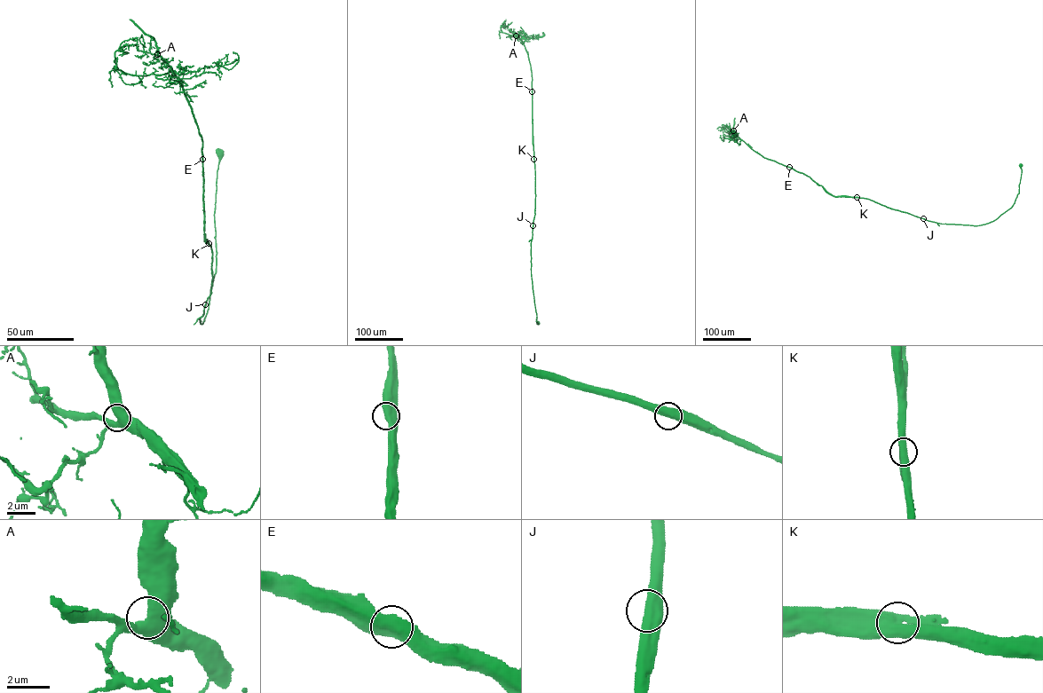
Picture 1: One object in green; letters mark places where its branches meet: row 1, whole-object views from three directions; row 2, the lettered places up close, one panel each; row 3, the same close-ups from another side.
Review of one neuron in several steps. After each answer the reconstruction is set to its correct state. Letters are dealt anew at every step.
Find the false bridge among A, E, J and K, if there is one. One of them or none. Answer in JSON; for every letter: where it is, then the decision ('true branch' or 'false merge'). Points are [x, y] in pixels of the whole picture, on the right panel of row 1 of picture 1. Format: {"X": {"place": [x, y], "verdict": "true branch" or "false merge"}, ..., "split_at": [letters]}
{"A": {"place": [733, 130], "verdict": "true branch"}, "E": {"place": [789, 167], "verdict": "true branch"}, "J": {"place": [923, 218], "verdict": "true branch"}, "K": {"place": [857, 197], "verdict": "false merge"}, "split_at": ["K"]}

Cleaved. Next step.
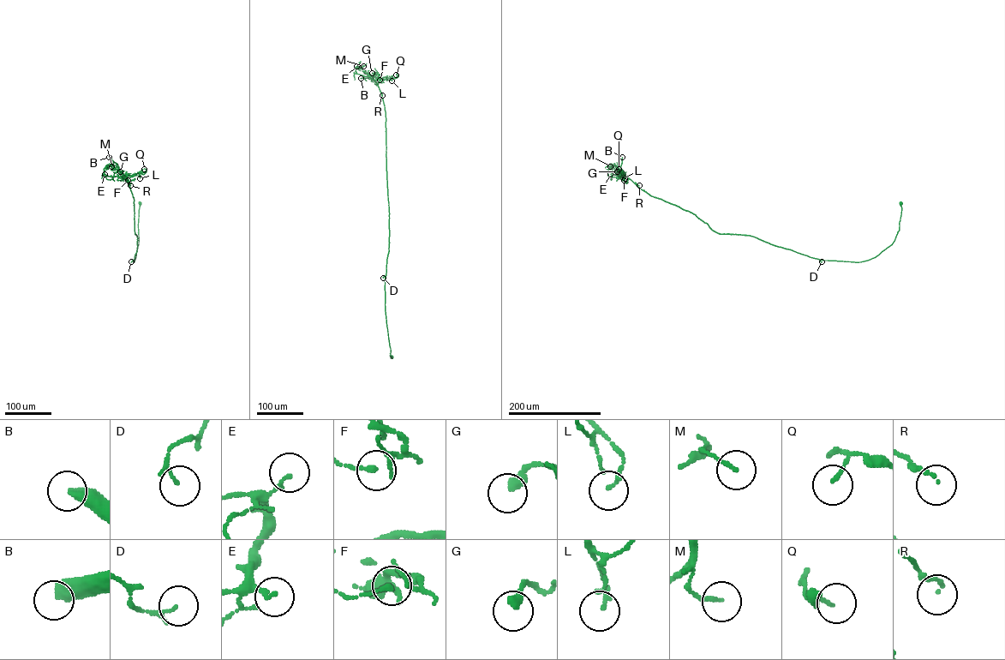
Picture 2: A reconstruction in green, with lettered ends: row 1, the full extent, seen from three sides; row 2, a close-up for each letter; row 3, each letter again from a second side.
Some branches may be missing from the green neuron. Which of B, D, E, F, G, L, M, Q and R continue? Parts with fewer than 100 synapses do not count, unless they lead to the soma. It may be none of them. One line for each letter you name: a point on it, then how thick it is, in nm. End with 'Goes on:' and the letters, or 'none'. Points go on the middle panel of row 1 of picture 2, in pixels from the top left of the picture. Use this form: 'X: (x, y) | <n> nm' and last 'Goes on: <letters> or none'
B: (361, 78) | 440 nm
Goes on: B

